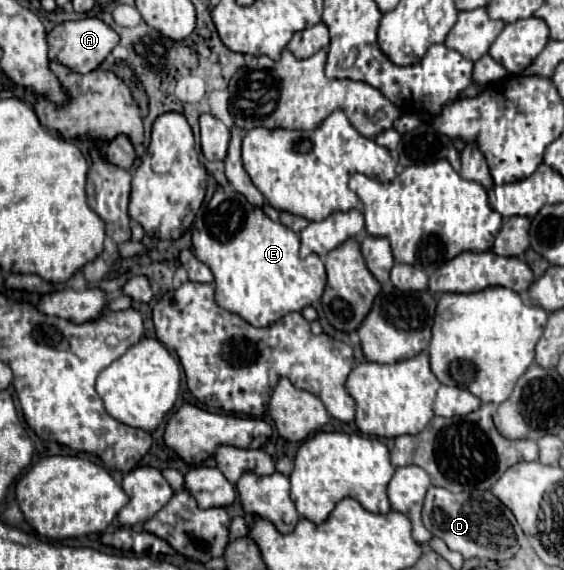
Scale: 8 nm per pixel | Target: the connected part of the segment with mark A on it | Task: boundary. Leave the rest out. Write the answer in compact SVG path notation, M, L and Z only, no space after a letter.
M83 18L83 20L75 20L75 22L63 22L47 34L49 60L63 64L77 74L87 74L87 72L95 70L107 58L107 54L113 50L113 46L117 46L117 42L119 42L117 32L111 30L99 18Z

